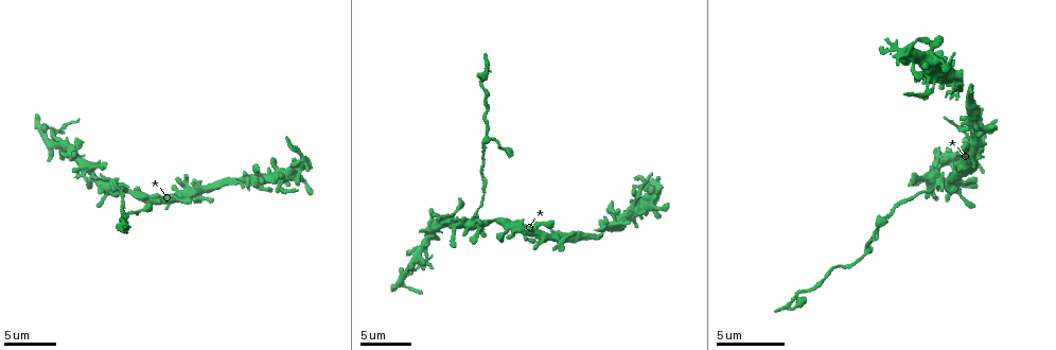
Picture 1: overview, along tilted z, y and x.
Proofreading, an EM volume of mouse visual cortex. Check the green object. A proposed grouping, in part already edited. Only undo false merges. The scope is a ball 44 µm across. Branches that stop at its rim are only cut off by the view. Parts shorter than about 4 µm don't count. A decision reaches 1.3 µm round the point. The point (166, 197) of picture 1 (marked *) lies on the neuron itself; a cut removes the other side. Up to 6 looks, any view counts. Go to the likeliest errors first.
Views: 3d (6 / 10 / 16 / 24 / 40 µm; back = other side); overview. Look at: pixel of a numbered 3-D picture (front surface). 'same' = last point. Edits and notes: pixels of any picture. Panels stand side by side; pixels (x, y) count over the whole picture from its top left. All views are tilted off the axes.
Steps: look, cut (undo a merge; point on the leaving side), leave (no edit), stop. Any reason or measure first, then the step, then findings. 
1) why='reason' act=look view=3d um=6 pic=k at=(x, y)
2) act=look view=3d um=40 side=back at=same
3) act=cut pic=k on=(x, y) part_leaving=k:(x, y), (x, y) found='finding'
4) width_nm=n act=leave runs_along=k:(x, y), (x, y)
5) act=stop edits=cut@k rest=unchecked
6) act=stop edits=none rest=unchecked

act=look view=3d um=6 pic=1 at=(93, 176)

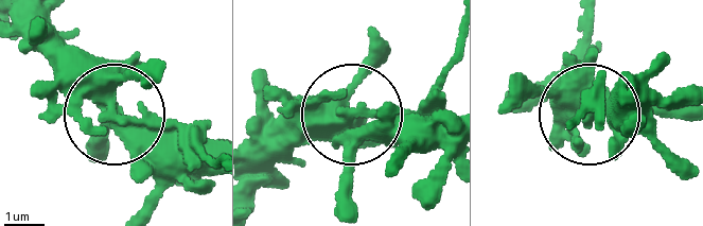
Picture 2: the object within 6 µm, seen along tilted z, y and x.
act=cut pic=2 on=(174, 125) part_leaving=2:(115, 114), (161, 120), (214, 160) found='two neurons meet here'

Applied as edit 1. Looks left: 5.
act=look view=overview

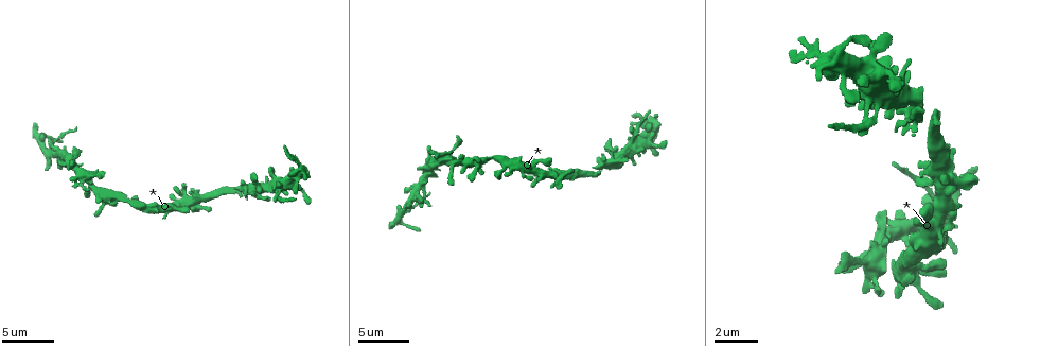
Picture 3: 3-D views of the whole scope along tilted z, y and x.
why='thin arm on a thick one' act=look view=3d um=10 pic=3 at=(398, 215)

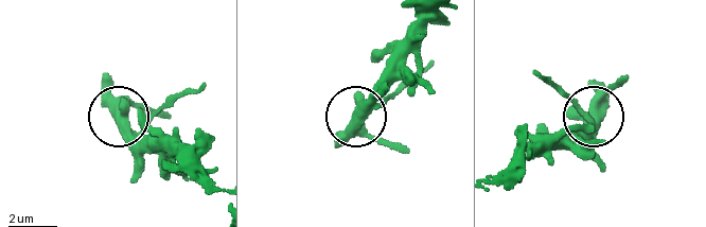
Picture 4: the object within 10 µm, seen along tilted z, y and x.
act=look view=3d um=6 pic=4 at=(593, 111)

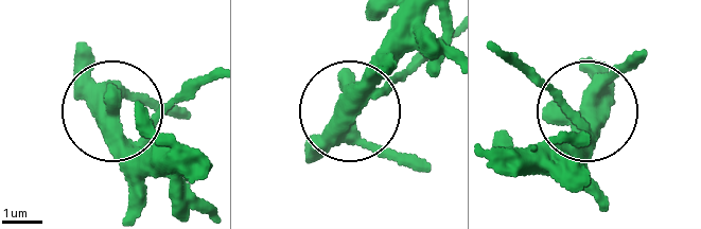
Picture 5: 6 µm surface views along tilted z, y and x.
width_nm=460 act=leave found='one neuron here'

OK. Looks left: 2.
why='thick turns thin' act=look view=3d um=6 pic=3 at=(898, 232)

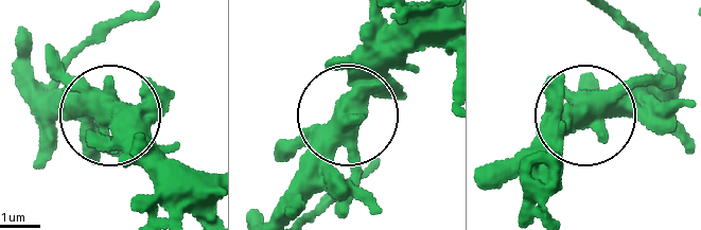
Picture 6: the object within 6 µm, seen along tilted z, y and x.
act=leave found='continuous, no second neuron'

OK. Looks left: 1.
act=stop edits=cut@2 rest=unchecked

